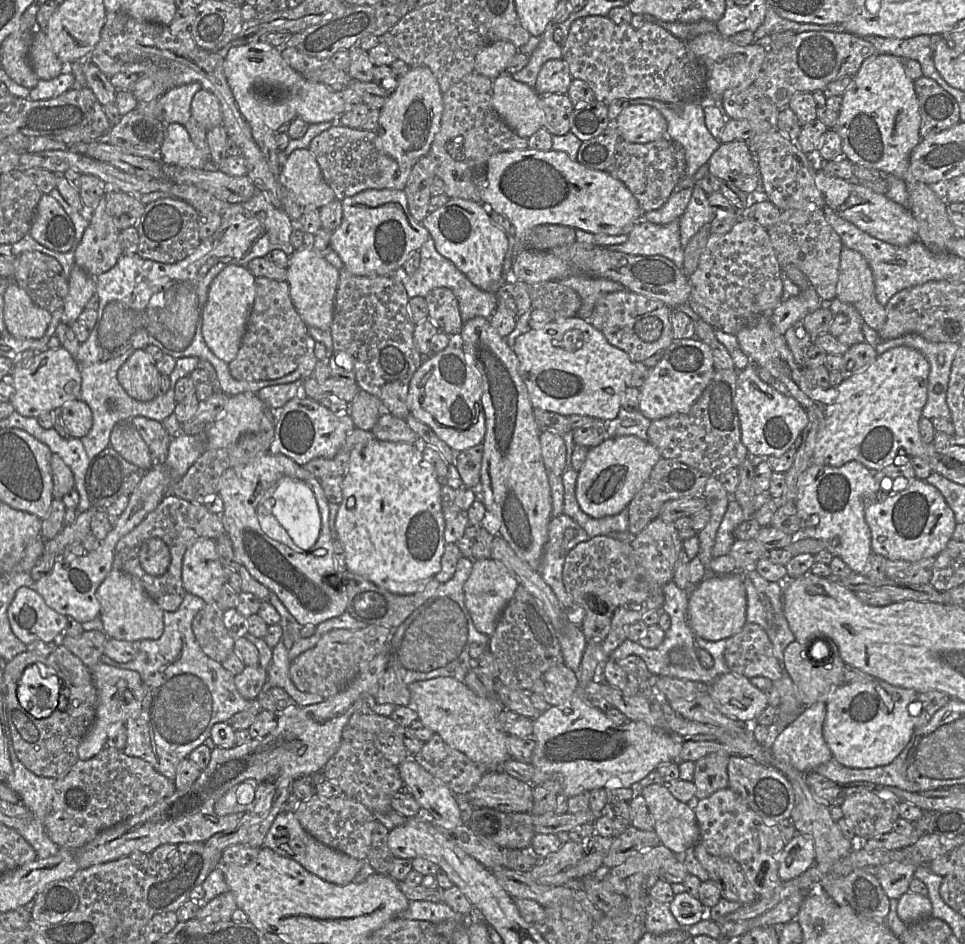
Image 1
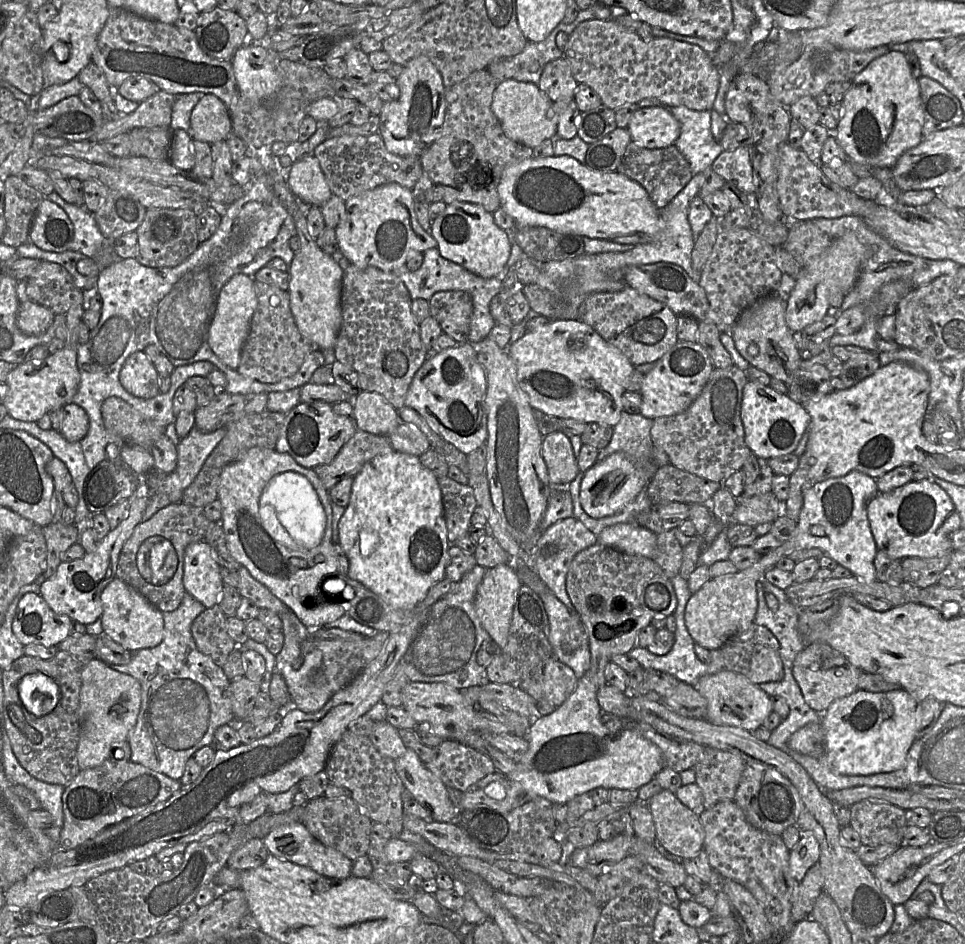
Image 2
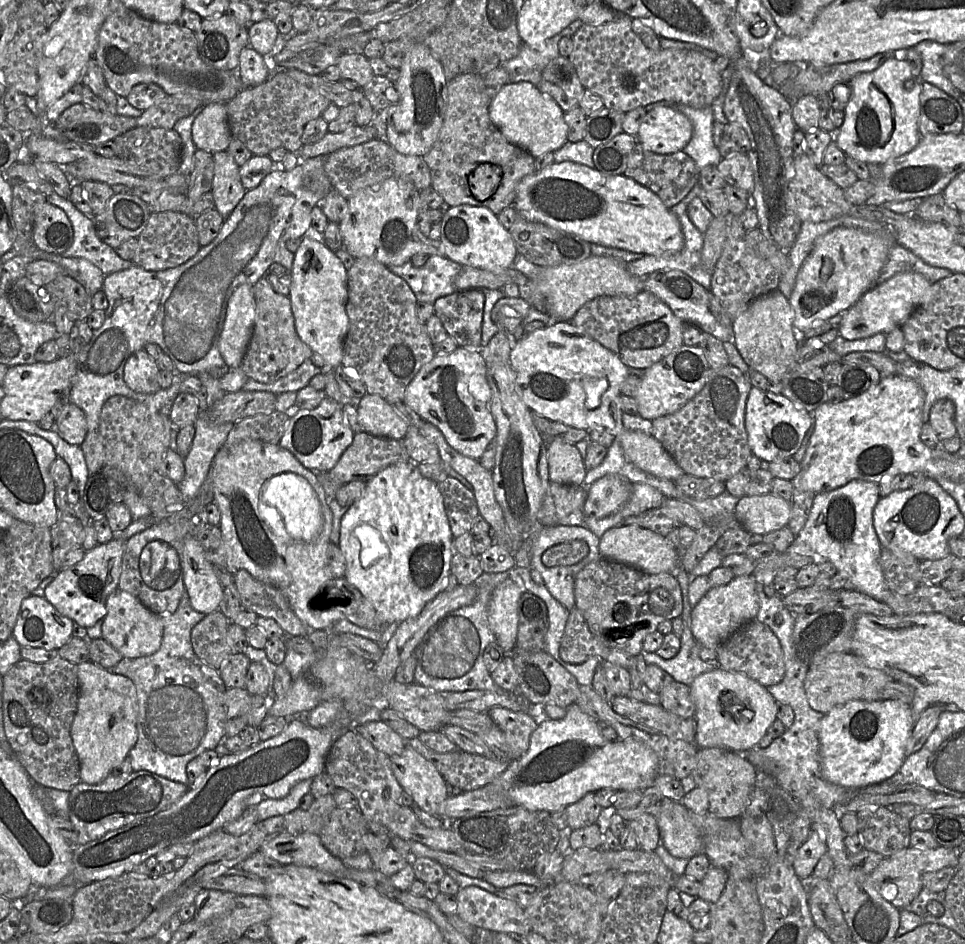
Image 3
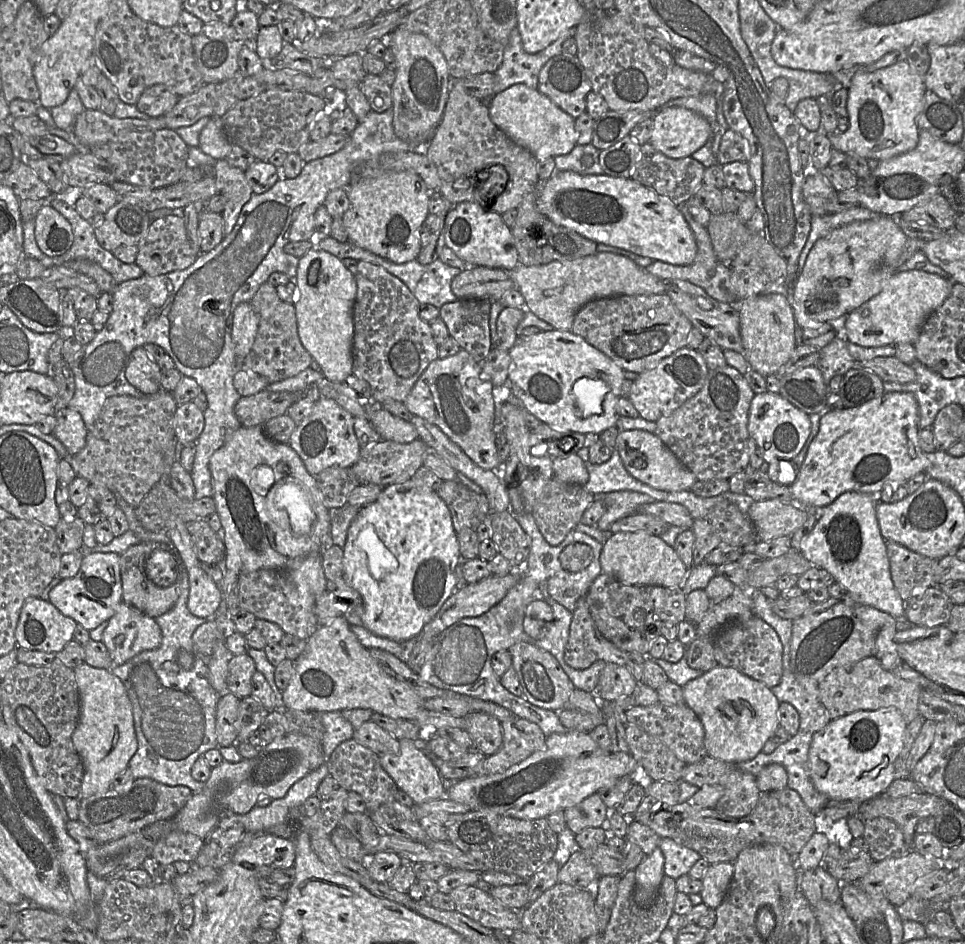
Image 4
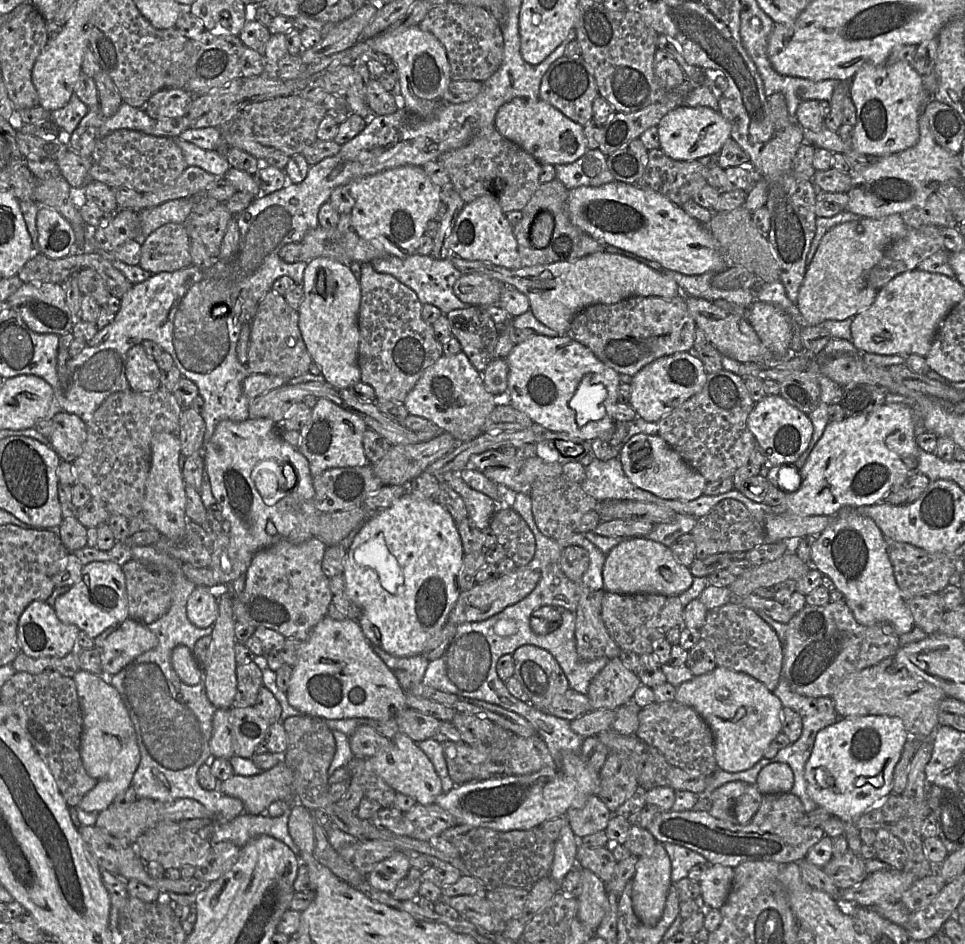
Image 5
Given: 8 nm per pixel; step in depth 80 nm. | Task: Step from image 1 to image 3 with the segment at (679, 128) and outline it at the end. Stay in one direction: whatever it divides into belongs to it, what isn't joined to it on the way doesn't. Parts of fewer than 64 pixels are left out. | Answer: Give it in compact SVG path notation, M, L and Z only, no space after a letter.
M666 102L667 107L683 113L691 121L693 133L683 152L689 155L701 171L706 166L717 166L722 157L713 141L714 114L712 106L701 109Z

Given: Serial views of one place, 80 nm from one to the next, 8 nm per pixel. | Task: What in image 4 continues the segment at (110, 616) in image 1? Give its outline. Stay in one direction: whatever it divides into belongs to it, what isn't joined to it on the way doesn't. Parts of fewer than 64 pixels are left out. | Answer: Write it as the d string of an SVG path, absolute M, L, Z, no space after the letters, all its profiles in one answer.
M121 602L108 620L102 640L114 666L123 664L139 653L158 648L161 630L154 618Z

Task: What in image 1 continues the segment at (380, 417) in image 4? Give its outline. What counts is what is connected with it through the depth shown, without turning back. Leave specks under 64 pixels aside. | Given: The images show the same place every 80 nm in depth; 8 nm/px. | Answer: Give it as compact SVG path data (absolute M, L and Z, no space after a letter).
M359 390L350 403L350 416L358 429L371 431L386 407L376 396Z

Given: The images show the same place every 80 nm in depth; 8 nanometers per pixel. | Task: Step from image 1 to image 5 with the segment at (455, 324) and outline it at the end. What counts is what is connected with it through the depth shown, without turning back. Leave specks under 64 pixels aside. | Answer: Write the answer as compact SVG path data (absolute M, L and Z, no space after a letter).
M470 306L465 309L455 309L446 314L452 335L459 341L462 351L472 365L482 373L495 358L495 347L498 340L498 327L491 319L485 307Z

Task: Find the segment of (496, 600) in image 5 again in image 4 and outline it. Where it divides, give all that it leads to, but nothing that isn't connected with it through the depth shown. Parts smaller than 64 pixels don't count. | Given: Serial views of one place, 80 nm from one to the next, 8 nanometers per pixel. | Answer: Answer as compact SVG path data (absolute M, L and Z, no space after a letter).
M516 569L504 576L491 575L478 583L468 583L459 590L456 579L455 592L422 632L412 639L432 639L462 618L481 616L502 601L520 579L521 575Z

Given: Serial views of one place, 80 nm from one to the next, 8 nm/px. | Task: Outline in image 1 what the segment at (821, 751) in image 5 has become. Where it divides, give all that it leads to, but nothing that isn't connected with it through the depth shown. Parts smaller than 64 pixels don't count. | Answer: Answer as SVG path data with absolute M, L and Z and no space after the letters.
M883 680L843 683L826 702L824 739L833 759L850 768L890 764L908 745L916 726L915 701L924 692L891 685Z

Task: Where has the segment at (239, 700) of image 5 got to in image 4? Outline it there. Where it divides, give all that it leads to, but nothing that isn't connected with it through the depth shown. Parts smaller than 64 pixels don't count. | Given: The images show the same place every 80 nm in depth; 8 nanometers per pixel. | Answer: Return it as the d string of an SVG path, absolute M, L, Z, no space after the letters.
M247 654L232 656L228 662L227 690L240 700L250 696L252 676L256 671L254 661Z

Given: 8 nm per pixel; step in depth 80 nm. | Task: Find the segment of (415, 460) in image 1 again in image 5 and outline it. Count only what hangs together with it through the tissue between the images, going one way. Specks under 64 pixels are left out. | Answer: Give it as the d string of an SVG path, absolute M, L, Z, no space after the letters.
M407 492L389 508L372 512L361 524L359 532L347 550L343 572L346 582L346 595L360 607L362 614L358 623L371 645L377 645L387 653L397 657L422 655L426 650L429 650L429 642L437 639L441 634L448 622L449 614L461 593L459 588L459 572L463 565L464 555L457 524L448 510L436 500L417 498L410 492Z

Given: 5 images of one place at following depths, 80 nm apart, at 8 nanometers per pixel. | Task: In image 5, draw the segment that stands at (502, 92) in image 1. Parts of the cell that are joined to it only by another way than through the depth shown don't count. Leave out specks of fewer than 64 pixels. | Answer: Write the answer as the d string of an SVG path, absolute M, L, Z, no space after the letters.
M515 98L503 104L497 111L494 125L503 136L531 154L541 165L570 164L588 151L583 126L541 99Z

